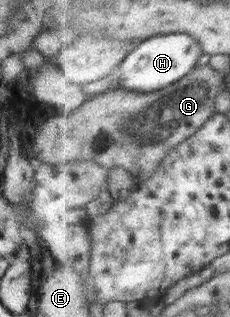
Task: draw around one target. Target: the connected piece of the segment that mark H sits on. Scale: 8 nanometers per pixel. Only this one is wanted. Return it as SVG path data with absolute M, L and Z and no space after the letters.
M188 33L162 34L135 47L120 63L120 87L127 91L158 91L186 78L203 54L202 45Z

